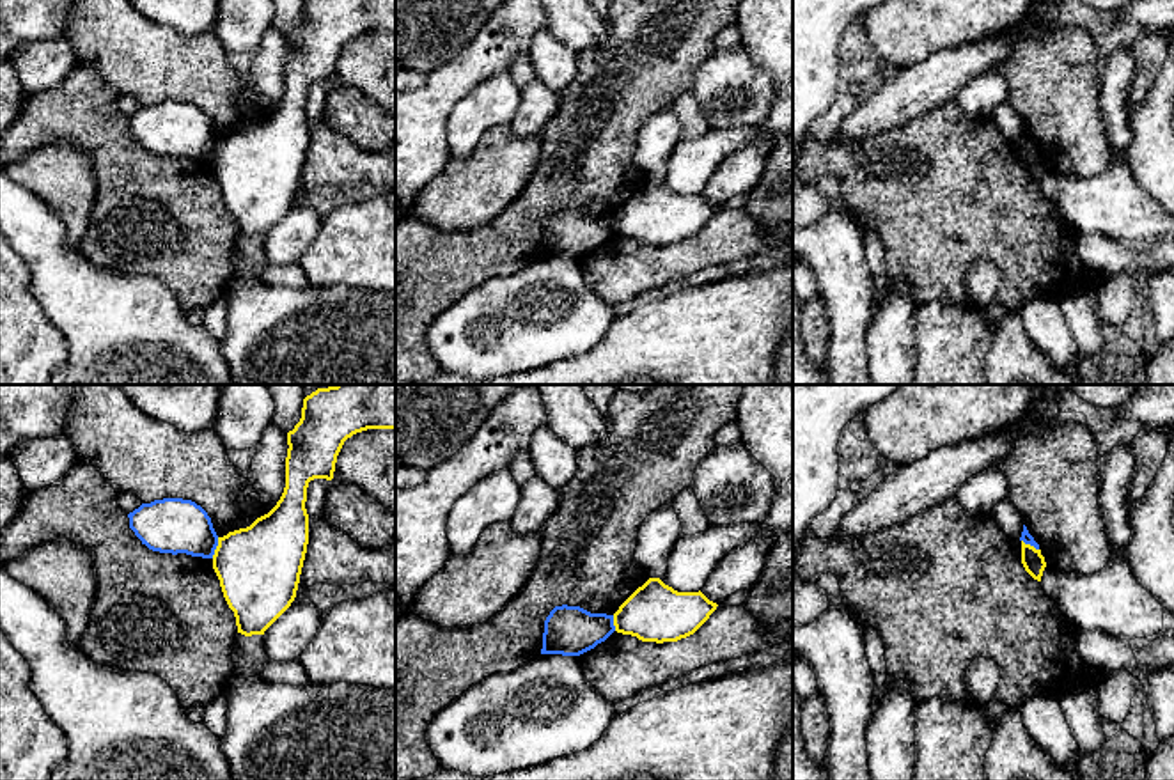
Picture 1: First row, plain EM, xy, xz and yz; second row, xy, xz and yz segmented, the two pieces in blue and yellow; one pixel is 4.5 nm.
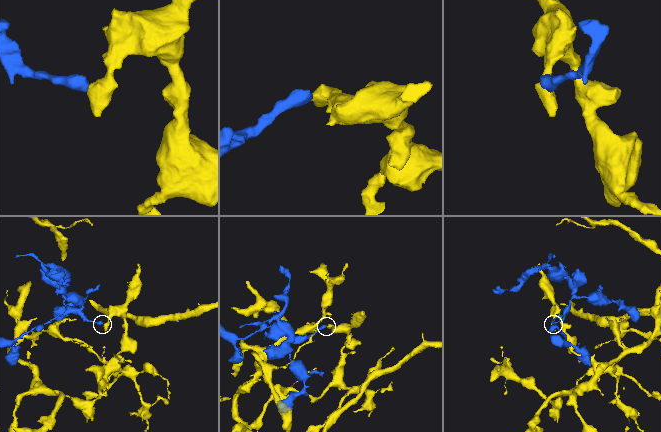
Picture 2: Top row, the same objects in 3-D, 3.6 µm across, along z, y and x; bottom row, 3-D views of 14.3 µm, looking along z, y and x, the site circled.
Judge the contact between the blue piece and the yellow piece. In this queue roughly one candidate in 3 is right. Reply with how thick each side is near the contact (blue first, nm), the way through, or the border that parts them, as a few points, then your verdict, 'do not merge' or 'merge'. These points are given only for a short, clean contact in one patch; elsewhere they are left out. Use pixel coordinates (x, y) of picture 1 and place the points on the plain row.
260/380 nm | along xy (219, 140), (211, 160) | do not merge

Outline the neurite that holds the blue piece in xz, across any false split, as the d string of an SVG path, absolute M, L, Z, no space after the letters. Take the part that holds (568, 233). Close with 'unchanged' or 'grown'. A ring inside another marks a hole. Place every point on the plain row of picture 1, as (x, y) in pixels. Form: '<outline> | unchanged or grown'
M555 209L544 223L541 257L580 259L615 234L614 218Z | unchanged

